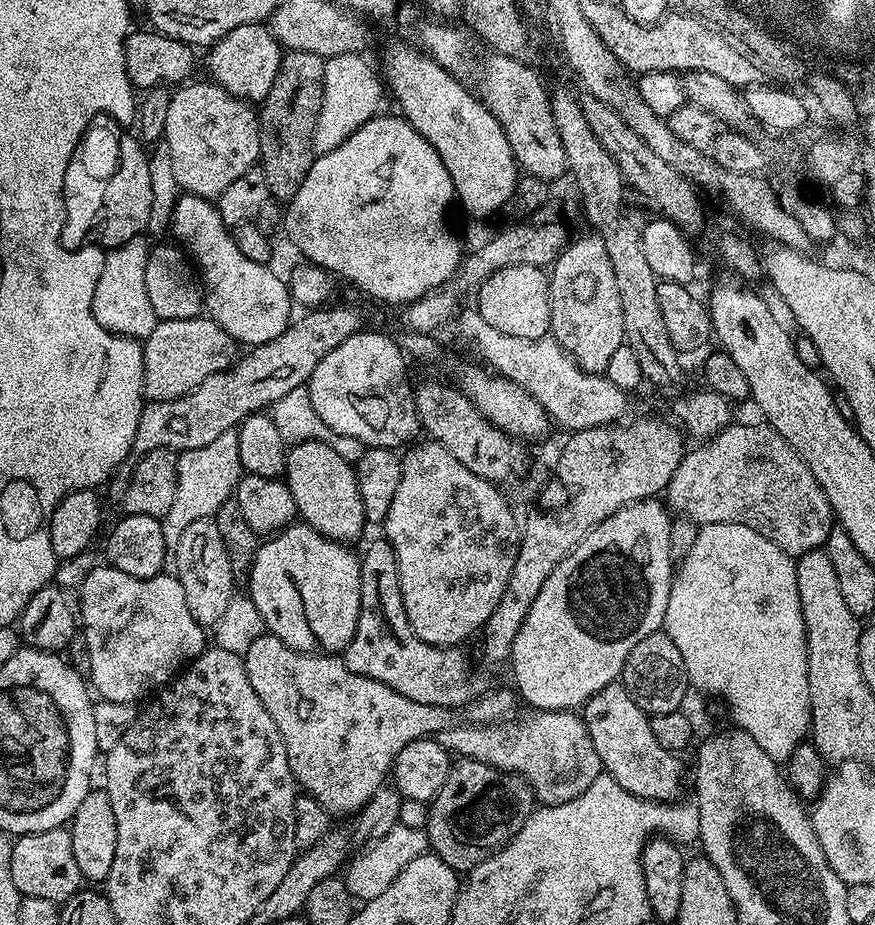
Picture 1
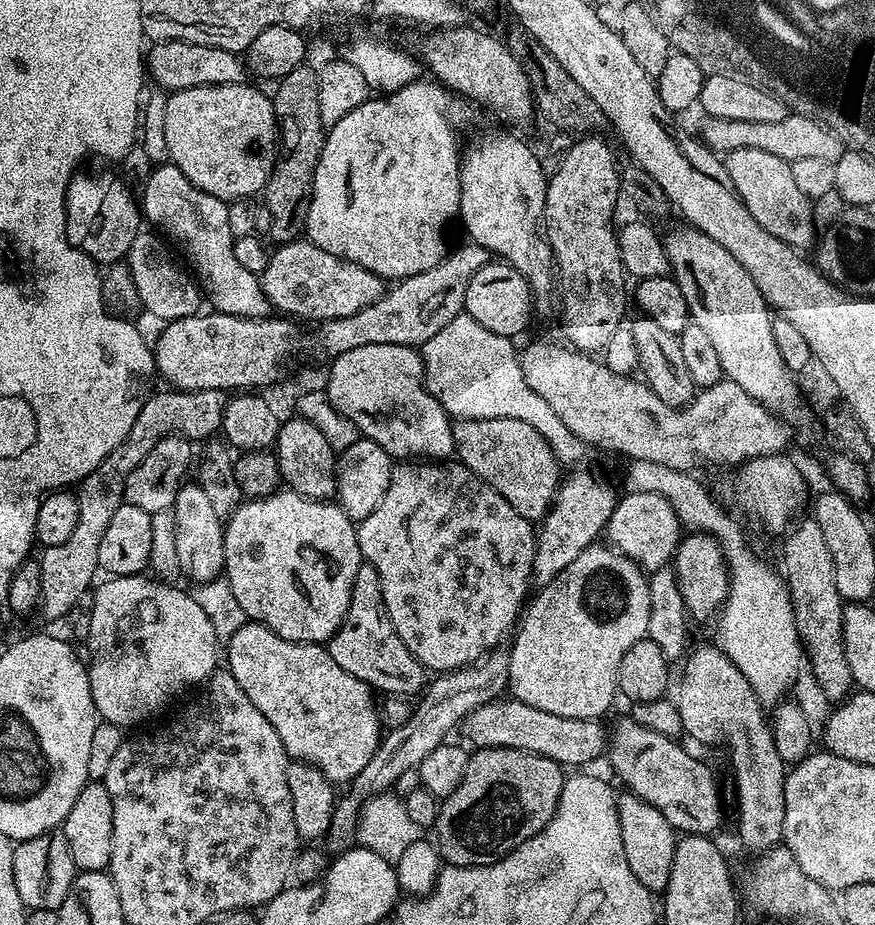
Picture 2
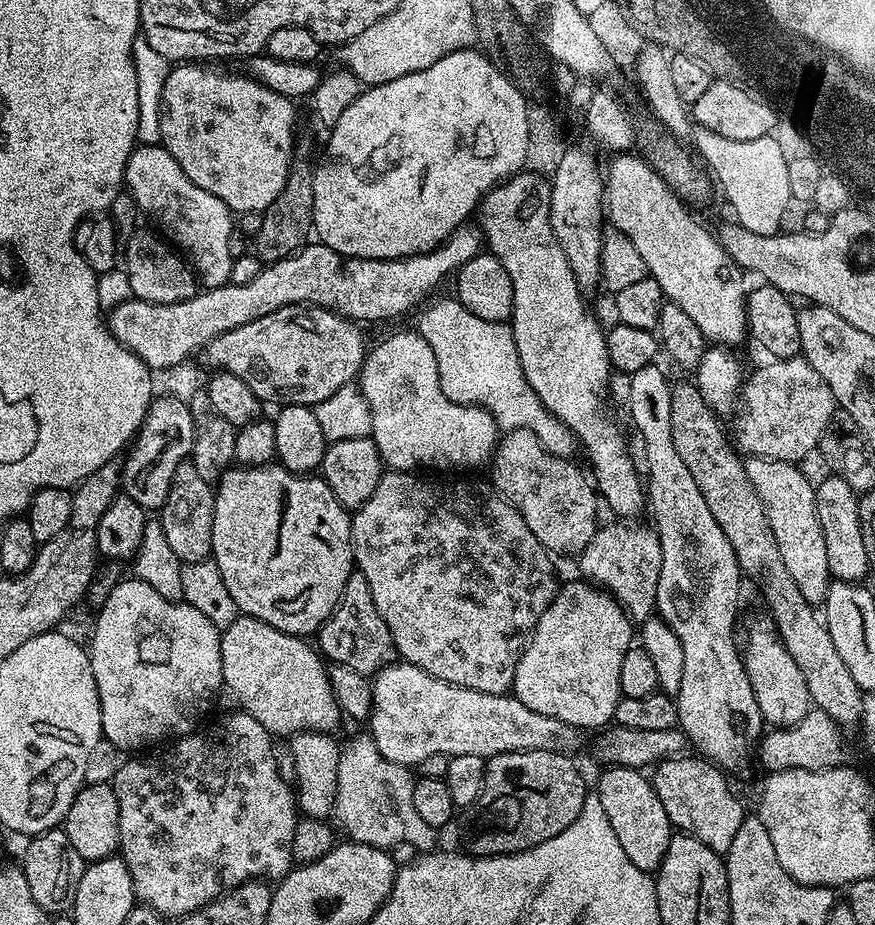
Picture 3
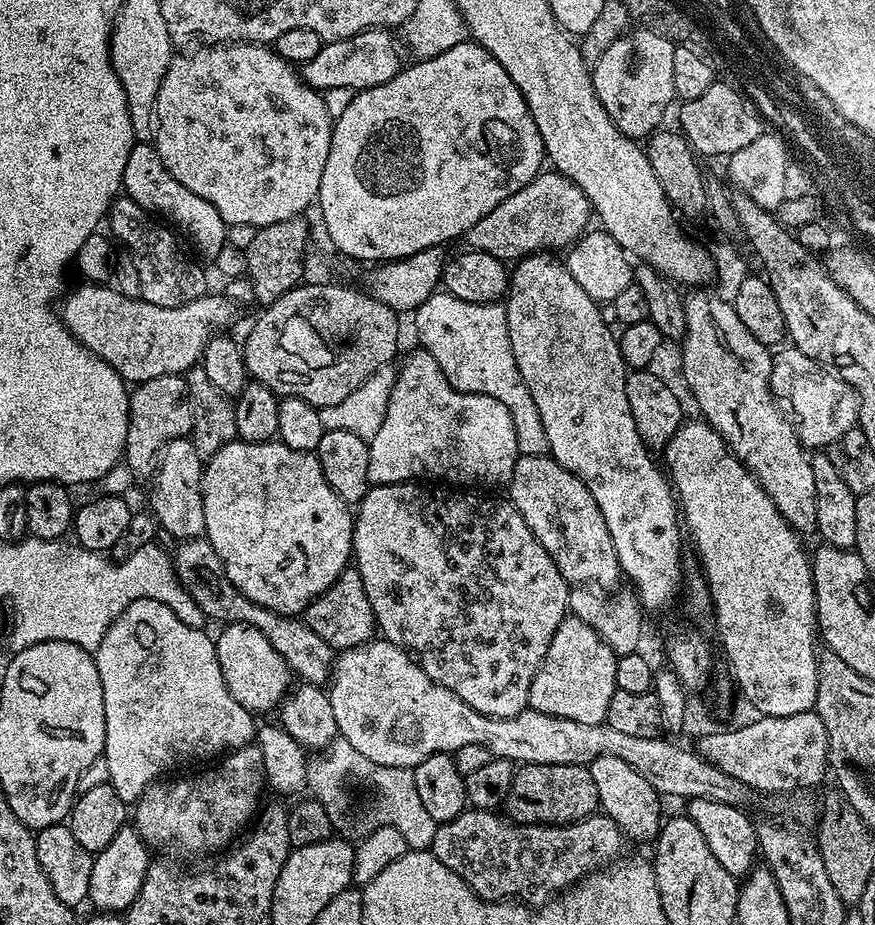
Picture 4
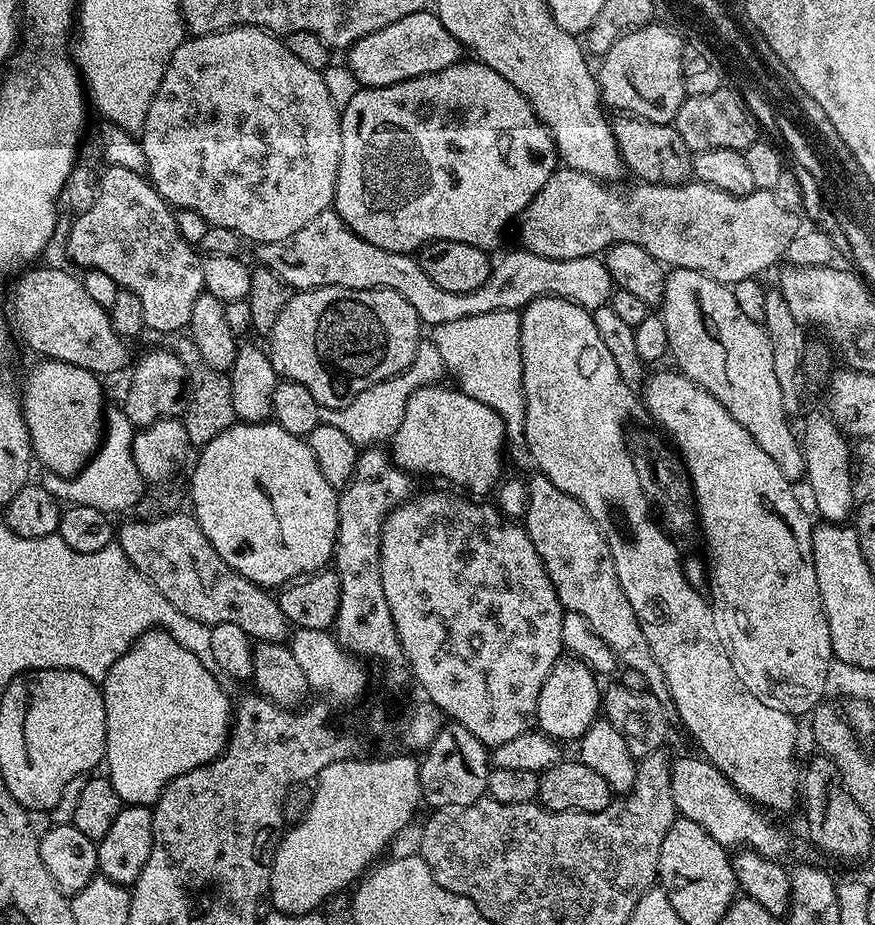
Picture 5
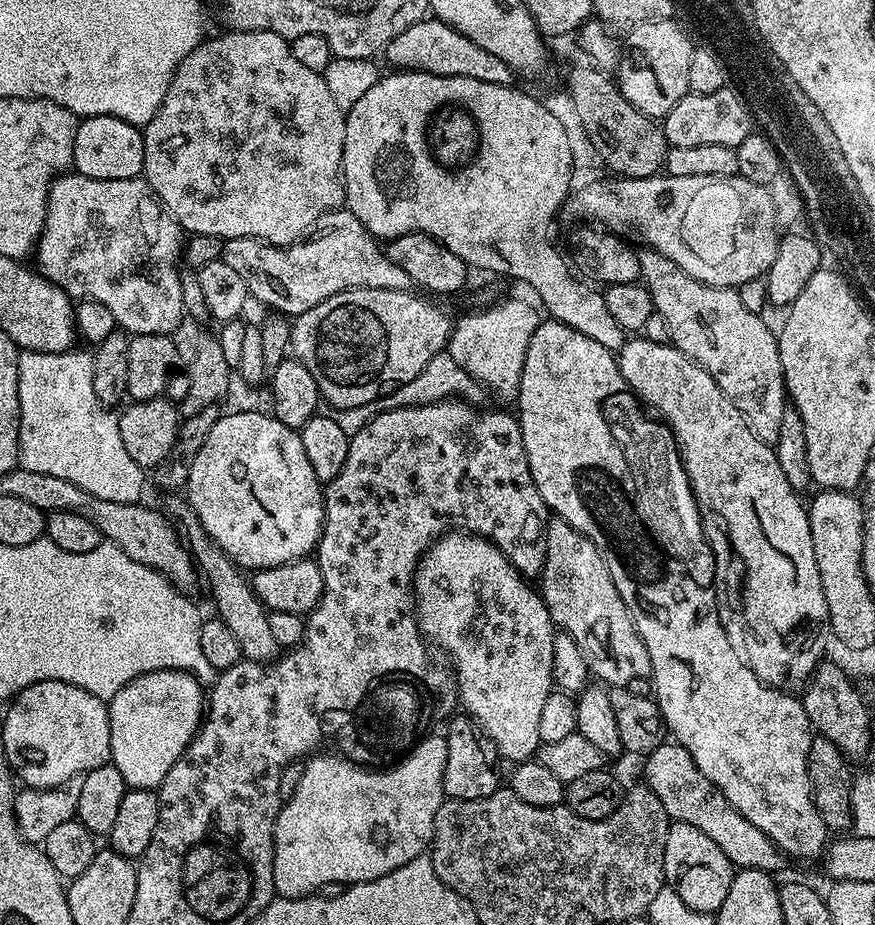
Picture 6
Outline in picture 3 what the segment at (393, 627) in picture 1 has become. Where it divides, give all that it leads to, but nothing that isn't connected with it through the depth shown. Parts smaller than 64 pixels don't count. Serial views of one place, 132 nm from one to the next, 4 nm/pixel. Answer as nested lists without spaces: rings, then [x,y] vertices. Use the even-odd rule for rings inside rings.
[[[354,570],[342,586],[340,601],[330,614],[330,618],[318,633],[318,648],[332,664],[350,666],[350,670],[358,670],[358,674],[369,678],[397,659],[394,638],[390,638],[390,626],[378,614],[378,606],[374,606],[374,594],[370,594],[370,582],[359,570]]]

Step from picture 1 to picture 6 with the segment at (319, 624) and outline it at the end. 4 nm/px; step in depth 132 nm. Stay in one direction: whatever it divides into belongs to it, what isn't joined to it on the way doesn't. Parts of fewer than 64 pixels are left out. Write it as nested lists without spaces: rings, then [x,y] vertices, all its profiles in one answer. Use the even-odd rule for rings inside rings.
[[[232,412],[221,415],[218,422],[214,422],[214,427],[210,434],[206,434],[206,442],[202,442],[202,450],[198,450],[198,458],[188,465],[188,492],[187,507],[196,514],[197,521],[212,543],[220,547],[220,551],[235,562],[241,569],[255,570],[258,568],[269,568],[270,566],[282,566],[286,562],[303,560],[311,557],[316,550],[316,544],[322,534],[324,525],[324,490],[322,481],[314,474],[314,469],[310,466],[310,458],[306,458],[306,450],[302,446],[302,438],[299,431],[276,419],[275,416],[264,412]]]

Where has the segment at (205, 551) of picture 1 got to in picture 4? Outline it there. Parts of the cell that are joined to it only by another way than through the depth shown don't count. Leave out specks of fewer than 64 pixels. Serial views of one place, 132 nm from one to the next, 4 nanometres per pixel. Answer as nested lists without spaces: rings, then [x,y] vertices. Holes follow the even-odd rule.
[[[191,439],[175,440],[165,446],[160,454],[154,475],[151,477],[152,493],[148,500],[150,511],[156,518],[156,523],[173,536],[173,541],[183,542],[204,536],[206,514],[202,510],[202,474],[205,461],[194,450]]]

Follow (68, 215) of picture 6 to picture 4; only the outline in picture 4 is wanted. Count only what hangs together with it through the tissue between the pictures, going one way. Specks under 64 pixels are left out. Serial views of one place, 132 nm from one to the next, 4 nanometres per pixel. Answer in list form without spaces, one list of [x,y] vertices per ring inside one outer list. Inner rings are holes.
[[[126,194],[113,200],[110,209],[111,220],[111,235],[116,235],[128,247],[125,248],[126,255],[134,258],[138,279],[142,281],[140,296],[146,302],[154,306],[182,306],[186,302],[194,302],[209,291],[203,270],[194,261],[187,260],[183,250],[176,245],[176,240],[172,237],[173,229],[163,228],[160,225],[163,223],[145,212],[142,206],[138,206],[138,202],[134,202]]]

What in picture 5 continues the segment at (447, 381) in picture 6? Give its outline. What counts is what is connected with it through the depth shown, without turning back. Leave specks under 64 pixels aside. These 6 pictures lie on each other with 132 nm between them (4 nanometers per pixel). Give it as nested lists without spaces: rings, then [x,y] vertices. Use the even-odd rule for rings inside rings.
[[[431,338],[421,339],[414,354],[414,362],[410,362],[406,370],[402,370],[394,378],[386,378],[370,386],[370,390],[362,390],[362,394],[358,394],[358,398],[354,398],[346,406],[321,408],[320,422],[342,430],[342,434],[346,434],[346,438],[350,438],[350,442],[354,442],[357,449],[383,445],[391,441],[398,426],[402,426],[402,418],[406,414],[406,402],[410,402],[410,398],[420,388],[443,381],[445,376],[442,354],[438,354],[438,346]]]

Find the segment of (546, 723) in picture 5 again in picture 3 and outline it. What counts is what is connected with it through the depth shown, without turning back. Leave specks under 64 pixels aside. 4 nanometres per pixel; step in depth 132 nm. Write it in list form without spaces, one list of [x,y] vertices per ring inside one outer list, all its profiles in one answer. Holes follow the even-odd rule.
[[[575,578],[569,584],[561,583],[556,589],[556,597],[550,602],[550,606],[546,606],[546,610],[542,614],[542,618],[538,618],[536,629],[532,631],[528,637],[520,657],[516,660],[514,668],[514,678],[512,679],[511,691],[522,702],[522,706],[530,706],[530,710],[538,710],[538,714],[546,714],[550,718],[558,718],[564,724],[571,724],[577,730],[583,728],[600,728],[613,723],[616,715],[616,704],[620,701],[620,683],[618,682],[618,674],[622,671],[622,658],[626,658],[628,649],[634,644],[634,624],[630,619],[624,607],[613,598],[609,592],[601,590],[597,585],[583,579]]]

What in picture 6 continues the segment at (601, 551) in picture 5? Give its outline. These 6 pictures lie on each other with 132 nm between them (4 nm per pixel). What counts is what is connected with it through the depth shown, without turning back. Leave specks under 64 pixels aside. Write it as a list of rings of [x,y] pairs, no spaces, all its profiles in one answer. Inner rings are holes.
[[[552,518],[544,525],[544,568],[538,577],[538,591],[544,597],[544,605],[550,614],[552,623],[559,631],[566,633],[574,642],[578,642],[578,650],[588,663],[588,671],[596,676],[604,686],[626,686],[633,678],[649,678],[652,674],[650,654],[638,634],[632,621],[626,602],[622,602],[622,594],[618,594],[618,586],[614,586],[614,578],[610,578],[610,570],[606,570],[606,562],[602,562],[602,554],[570,522]]]

